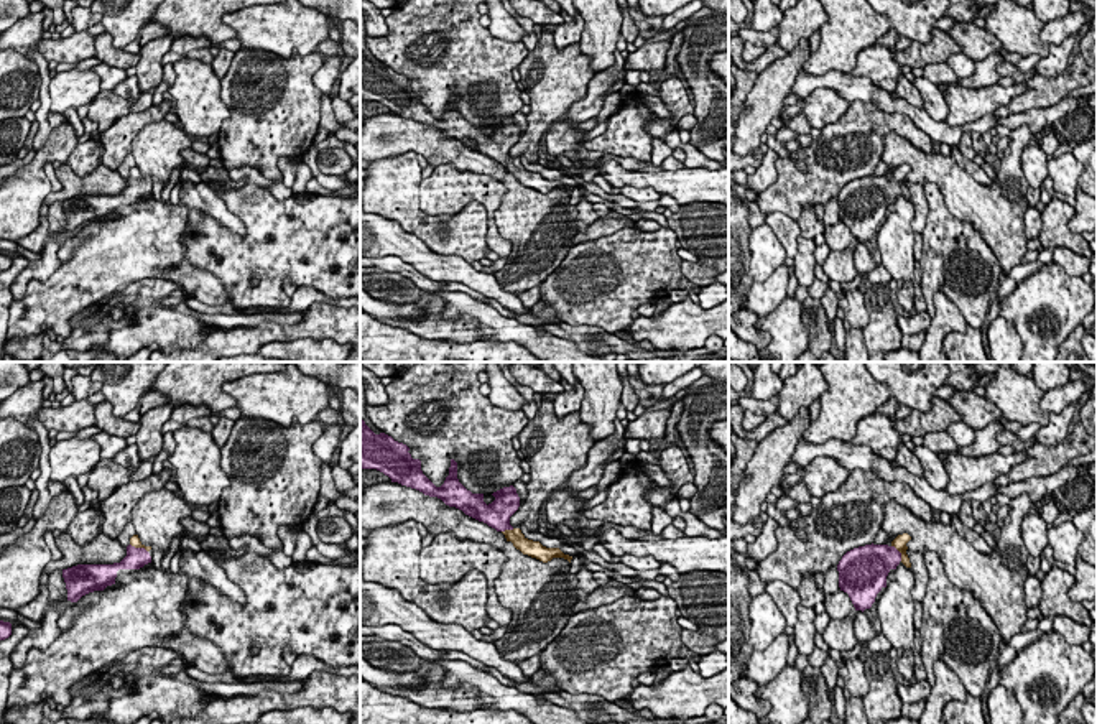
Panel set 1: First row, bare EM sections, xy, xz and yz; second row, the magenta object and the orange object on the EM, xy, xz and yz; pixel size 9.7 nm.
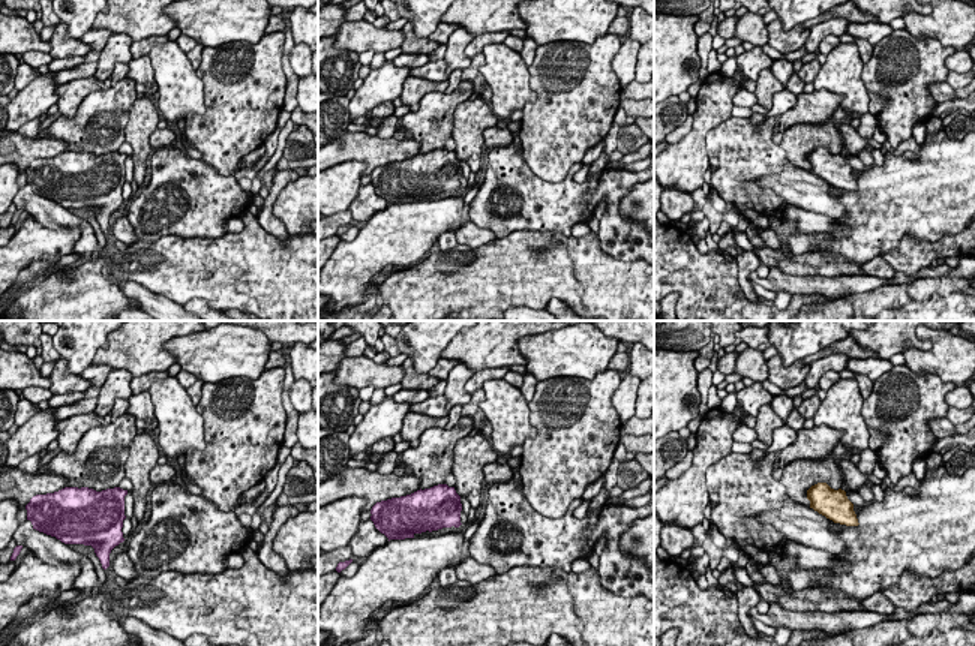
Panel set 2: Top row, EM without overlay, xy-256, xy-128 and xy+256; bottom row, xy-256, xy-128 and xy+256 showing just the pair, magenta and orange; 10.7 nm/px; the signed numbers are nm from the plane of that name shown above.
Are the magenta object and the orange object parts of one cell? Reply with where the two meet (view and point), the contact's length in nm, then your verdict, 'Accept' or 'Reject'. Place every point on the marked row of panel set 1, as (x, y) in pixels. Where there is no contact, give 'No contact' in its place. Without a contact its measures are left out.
Touches magenta at yz (900, 553). Shared border 190 nm. Accept

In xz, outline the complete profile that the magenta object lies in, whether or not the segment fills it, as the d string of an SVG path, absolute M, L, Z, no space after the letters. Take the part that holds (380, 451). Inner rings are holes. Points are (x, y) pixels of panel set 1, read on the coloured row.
M360 420L360 467L377 469L388 476L391 482L416 489L429 497L441 499L446 505L462 510L465 515L487 523L502 531L507 541L511 541L523 555L543 563L553 558L564 558L571 563L572 556L559 548L546 548L539 541L528 540L520 528L510 525L510 517L520 507L520 497L513 485L503 487L492 495L492 504L484 502L484 494L472 494L457 479L457 462L451 459L449 476L441 487L436 487L421 471L421 461L413 459L410 448L395 441L391 436L375 434L363 420Z

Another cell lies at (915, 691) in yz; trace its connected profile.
M928 680L898 685L898 694L900 694L901 703L913 704L913 703L924 701L929 691L931 691L931 685L928 683Z

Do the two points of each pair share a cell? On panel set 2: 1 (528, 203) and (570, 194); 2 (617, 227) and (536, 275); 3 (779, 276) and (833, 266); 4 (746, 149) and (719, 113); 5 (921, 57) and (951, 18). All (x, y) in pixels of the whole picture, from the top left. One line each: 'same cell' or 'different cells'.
1: same cell
2: different cells
3: different cells
4: different cells
5: different cells

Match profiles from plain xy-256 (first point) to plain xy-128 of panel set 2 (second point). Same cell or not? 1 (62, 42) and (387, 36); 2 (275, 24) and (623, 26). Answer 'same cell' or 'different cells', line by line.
1: different cells
2: same cell

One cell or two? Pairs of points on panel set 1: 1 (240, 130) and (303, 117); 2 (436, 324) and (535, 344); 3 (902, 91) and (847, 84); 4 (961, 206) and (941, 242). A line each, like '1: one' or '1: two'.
1: one
2: two
3: two
4: two

